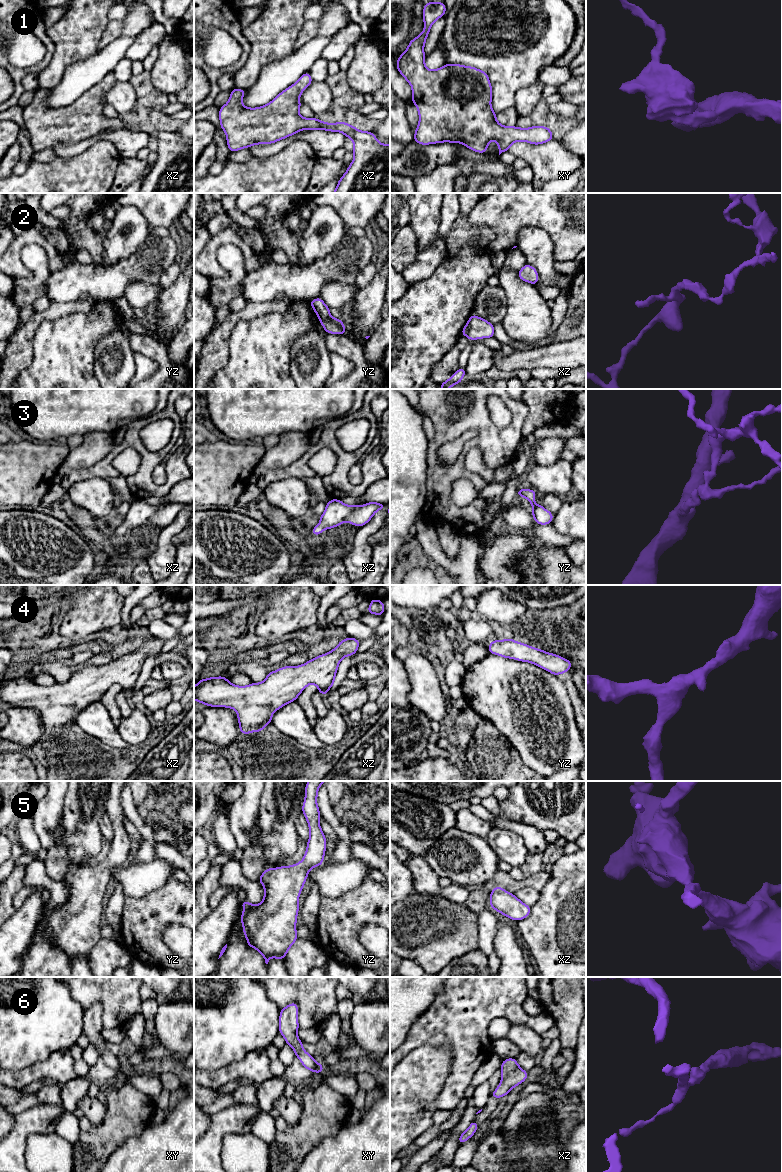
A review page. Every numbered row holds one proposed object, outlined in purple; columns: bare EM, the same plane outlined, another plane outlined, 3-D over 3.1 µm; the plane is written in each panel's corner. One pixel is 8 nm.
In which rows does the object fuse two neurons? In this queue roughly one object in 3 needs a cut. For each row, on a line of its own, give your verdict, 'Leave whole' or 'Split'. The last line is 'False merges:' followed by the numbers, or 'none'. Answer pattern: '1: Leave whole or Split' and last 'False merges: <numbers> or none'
1: Leave whole
2: Split
3: Leave whole
4: Leave whole
5: Leave whole
6: Leave whole
False merges: 2

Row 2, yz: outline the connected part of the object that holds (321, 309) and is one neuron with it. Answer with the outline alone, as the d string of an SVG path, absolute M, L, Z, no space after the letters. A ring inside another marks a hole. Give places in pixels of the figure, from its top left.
M318 297L310 301L310 305L317 314L319 322L332 321L338 326L344 326L344 323L337 318L333 318L330 314L329 307L323 302L323 300Z

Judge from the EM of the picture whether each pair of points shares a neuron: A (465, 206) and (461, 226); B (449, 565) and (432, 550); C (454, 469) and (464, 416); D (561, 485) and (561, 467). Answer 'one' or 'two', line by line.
A: two
B: one
C: one
D: one

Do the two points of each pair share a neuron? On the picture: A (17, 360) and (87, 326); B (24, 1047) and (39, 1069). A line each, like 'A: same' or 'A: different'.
A: different
B: different

